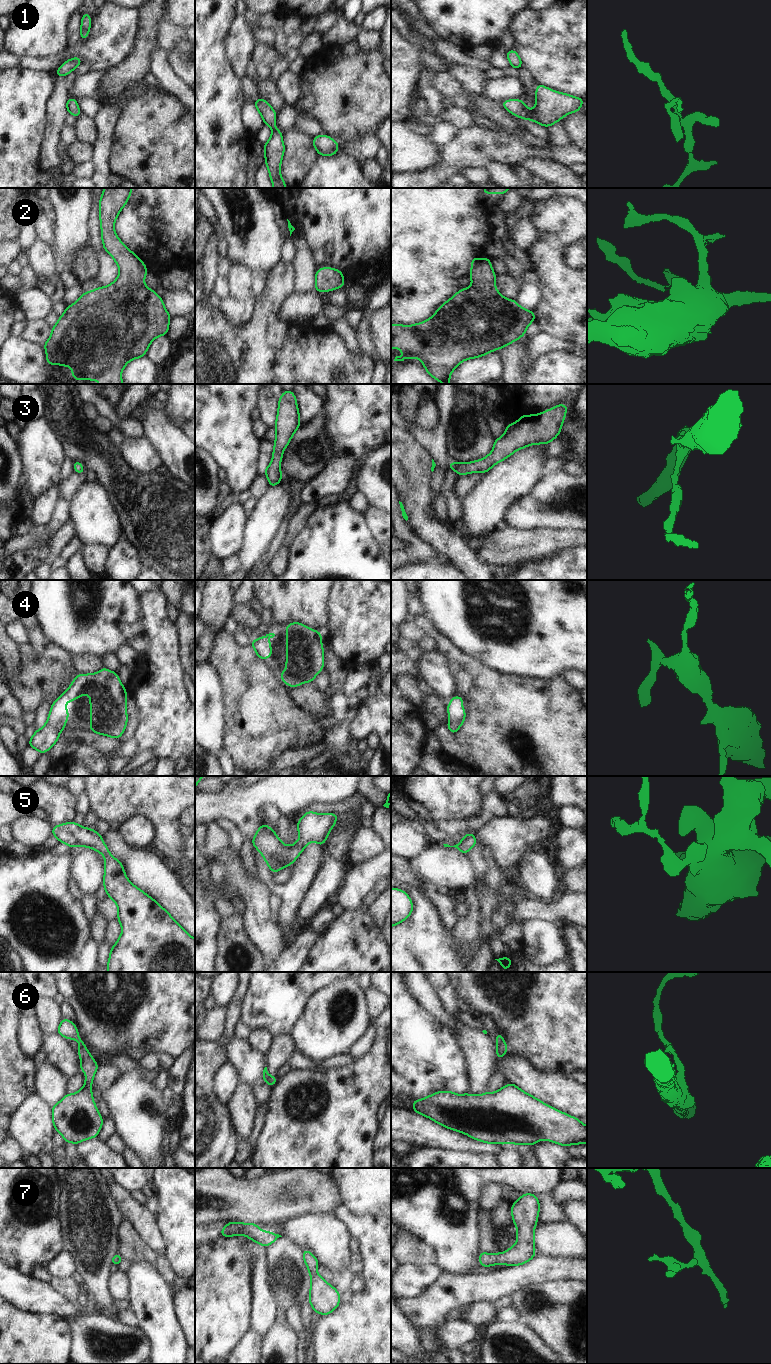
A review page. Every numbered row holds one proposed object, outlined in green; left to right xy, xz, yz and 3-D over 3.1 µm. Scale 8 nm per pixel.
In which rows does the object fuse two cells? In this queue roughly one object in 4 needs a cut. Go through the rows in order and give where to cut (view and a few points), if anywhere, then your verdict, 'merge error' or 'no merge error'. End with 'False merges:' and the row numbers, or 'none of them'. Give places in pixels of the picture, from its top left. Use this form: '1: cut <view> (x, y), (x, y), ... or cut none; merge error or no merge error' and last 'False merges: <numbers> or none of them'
1: cut none; no merge error
2: cut none; no merge error
3: cut none; no merge error
4: cut none; no merge error
5: cut none; no merge error
6: cut none; no merge error
7: cut none; no merge error
False merges: none of them

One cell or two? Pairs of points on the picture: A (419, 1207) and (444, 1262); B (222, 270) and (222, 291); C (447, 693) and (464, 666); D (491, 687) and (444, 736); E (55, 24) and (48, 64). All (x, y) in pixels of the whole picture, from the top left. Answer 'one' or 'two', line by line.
A: one
B: one
C: two
D: two
E: two

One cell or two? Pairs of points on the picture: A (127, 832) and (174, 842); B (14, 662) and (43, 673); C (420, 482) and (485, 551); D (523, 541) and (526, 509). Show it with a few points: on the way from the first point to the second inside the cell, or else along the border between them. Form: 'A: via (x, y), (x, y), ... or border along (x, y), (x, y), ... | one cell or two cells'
A: border along (144, 816), (149, 820), (154, 829), (152, 847) | two cells
B: border along (21, 666), (20, 672), (10, 680) | two cells
C: border along (474, 552), (481, 561), (495, 565) | two cells
D: border along (505, 524), (520, 529), (547, 529) | two cells

